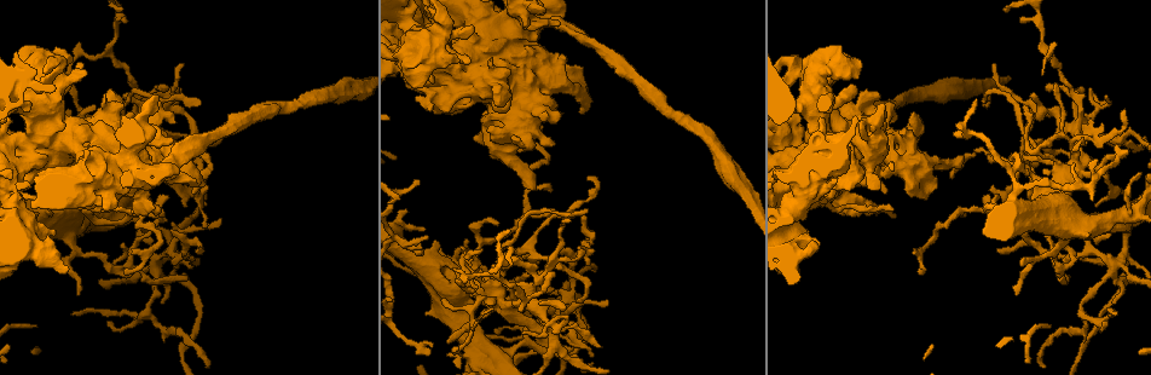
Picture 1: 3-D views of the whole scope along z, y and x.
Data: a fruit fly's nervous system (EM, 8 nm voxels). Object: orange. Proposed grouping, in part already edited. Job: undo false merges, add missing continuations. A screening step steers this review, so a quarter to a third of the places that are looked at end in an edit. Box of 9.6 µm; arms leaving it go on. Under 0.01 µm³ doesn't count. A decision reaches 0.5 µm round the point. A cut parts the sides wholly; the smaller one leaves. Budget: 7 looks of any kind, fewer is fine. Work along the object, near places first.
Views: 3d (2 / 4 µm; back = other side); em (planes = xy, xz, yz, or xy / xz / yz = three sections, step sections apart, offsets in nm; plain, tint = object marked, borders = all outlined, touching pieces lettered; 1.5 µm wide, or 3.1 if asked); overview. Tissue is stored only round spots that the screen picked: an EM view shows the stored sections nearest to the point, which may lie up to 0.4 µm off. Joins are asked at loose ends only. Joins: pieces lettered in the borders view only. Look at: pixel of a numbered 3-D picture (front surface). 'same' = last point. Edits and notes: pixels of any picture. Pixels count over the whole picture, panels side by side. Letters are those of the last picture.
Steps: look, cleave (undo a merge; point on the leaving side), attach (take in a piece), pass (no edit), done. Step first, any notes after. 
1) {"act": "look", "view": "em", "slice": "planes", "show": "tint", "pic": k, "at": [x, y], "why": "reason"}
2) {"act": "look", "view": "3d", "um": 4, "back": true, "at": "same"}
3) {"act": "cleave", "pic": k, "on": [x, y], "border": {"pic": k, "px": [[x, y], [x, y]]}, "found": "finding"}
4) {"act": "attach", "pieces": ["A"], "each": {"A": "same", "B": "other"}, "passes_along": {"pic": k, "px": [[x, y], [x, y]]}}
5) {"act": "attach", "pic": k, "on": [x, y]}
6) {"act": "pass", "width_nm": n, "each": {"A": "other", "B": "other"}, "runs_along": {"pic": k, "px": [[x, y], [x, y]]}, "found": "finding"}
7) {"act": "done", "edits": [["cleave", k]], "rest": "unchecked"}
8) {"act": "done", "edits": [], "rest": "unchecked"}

{"act": "look", "view": "3d", "um": 4, "pic": 1, "at": [1081, 313], "why": "three-way junction"}

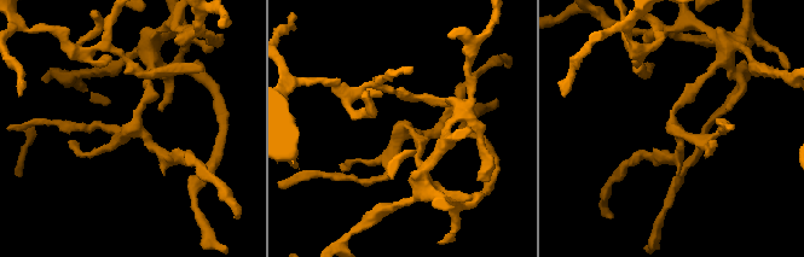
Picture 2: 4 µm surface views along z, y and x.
{"act": "look", "view": "em", "slice": "planes", "show": "borders", "pic": 2, "at": [409, 128], "why": "shape alone is not enough"}

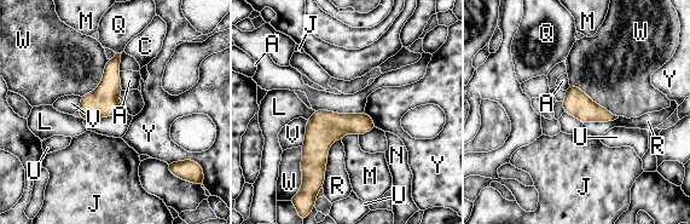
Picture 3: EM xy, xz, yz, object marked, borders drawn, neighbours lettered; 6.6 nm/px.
{"act": "pass", "each": {"A": "other", "C": "other", "J": "other", "L": "other", "M": "other", "N": "other", "Q": "other", "R": "other", "U": "other", "V": "other", "W": "other", "Y": "other"}, "found": "continuous, no second cell"}

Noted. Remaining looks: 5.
{"act": "look", "view": "3d", "um": 2, "pic": 1, "at": [553, 142], "why": "branch stops here"}

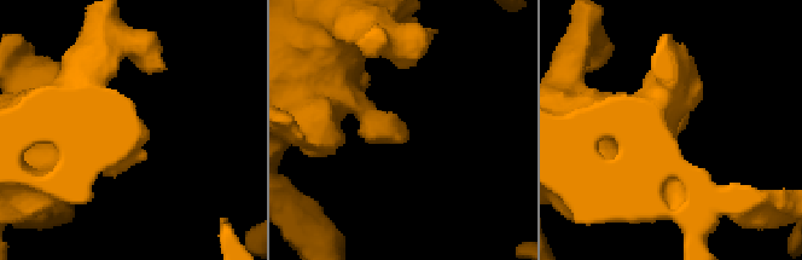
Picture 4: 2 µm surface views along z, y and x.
{"act": "look", "view": "em", "slice": "xy", "step": 8, "show": "tint", "pic": 4, "at": [408, 139]}

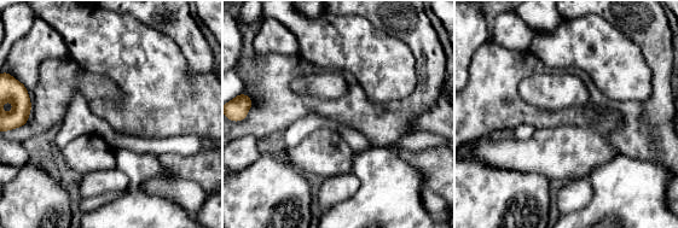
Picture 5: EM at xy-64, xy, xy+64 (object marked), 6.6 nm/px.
{"act": "look", "view": "em", "slice": "yz", "step": 4, "show": "borders", "at": "same", "why": "another direction"}

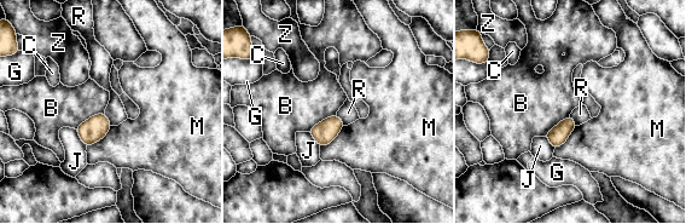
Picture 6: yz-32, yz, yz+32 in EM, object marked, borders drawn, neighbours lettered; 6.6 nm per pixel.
{"act": "pass", "each": {"B": "other", "C": "other", "G": "other", "J": "other", "M": "other", "R": "other", "Z": "other"}, "found": "none of them fits"}

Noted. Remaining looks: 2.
{"act": "done", "edits": [], "rest": "unchecked"}

